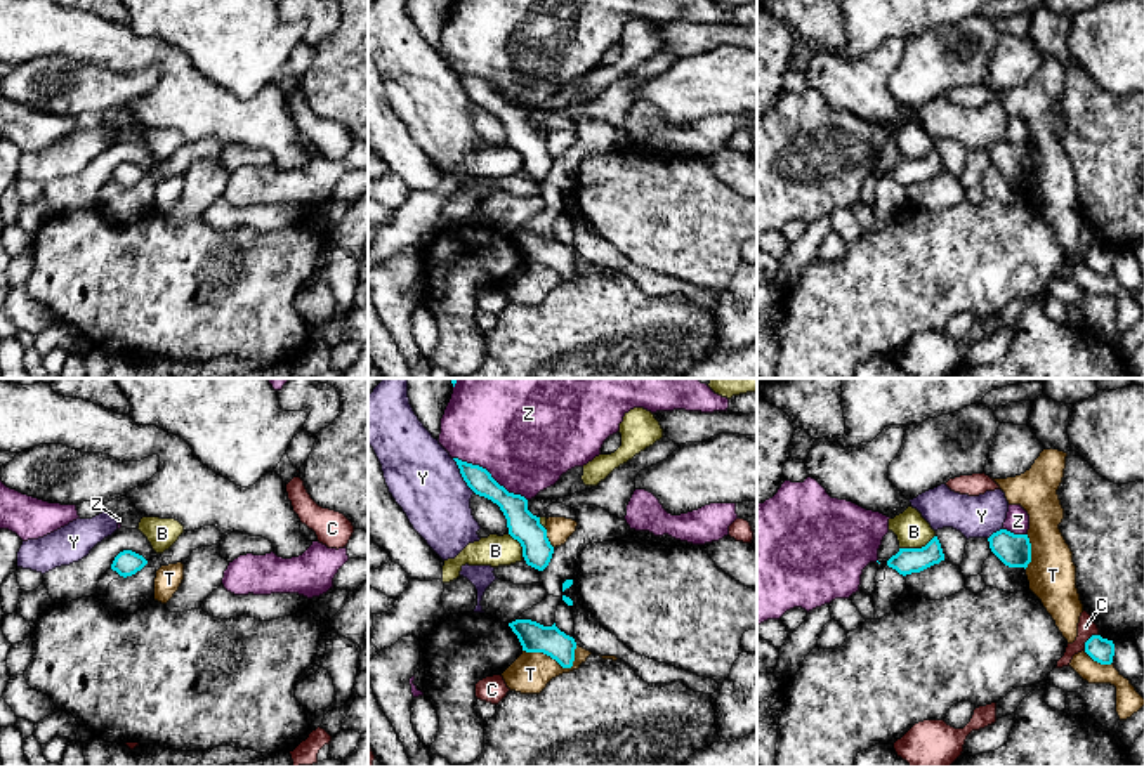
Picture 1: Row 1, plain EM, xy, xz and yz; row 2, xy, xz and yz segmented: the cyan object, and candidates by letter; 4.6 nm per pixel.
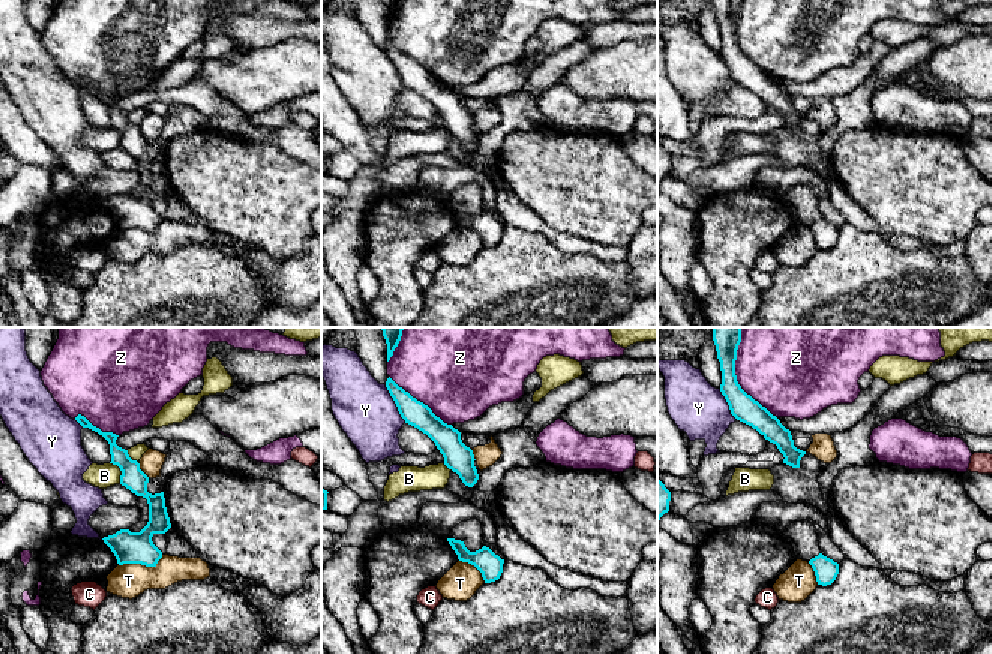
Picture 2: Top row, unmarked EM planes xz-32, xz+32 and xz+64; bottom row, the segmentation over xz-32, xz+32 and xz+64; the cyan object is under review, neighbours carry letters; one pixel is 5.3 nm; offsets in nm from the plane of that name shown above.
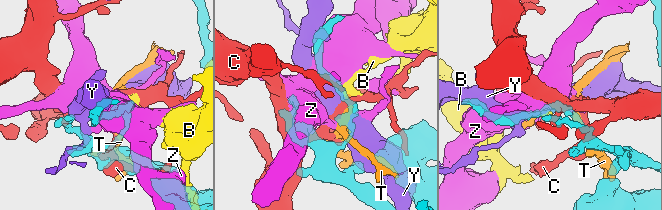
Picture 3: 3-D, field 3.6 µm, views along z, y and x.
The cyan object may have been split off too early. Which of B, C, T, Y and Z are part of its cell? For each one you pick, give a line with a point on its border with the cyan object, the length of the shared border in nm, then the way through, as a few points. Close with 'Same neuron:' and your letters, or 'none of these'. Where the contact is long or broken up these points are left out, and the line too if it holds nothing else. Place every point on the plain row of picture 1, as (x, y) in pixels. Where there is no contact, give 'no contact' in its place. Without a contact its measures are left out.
Same neuron: none of these

